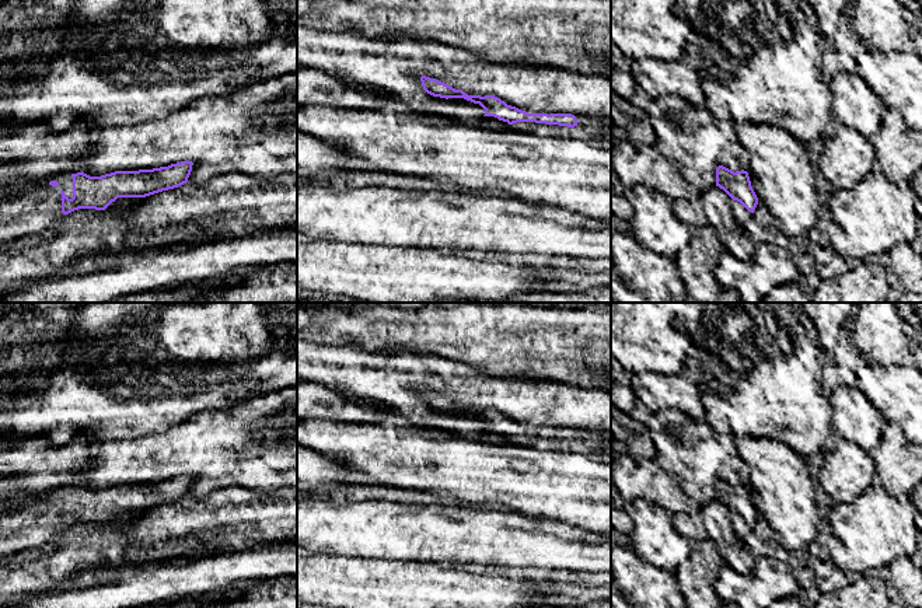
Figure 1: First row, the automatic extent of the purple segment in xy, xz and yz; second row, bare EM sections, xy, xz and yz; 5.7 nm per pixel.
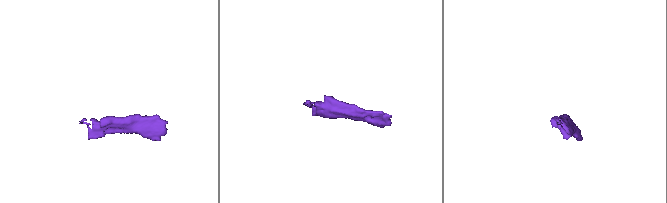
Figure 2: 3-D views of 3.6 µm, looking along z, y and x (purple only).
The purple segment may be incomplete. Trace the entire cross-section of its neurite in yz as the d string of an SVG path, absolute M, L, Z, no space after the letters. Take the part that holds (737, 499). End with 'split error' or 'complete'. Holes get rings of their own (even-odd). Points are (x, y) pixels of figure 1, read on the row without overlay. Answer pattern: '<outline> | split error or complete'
M723 479L716 482L716 500L723 503L731 513L731 524L738 539L752 530L758 511L751 500L748 486L731 485Z | split error

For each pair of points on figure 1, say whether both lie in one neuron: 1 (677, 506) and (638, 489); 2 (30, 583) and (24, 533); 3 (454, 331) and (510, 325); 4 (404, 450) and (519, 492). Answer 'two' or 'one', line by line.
1: one
2: two
3: one
4: one

